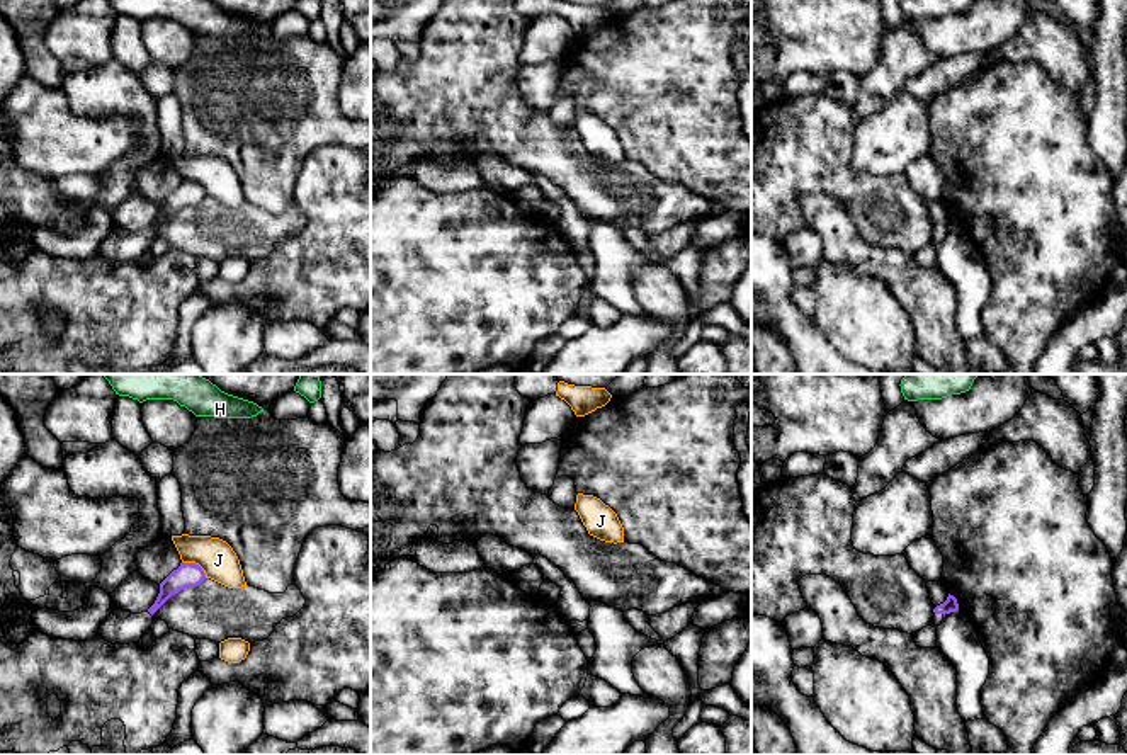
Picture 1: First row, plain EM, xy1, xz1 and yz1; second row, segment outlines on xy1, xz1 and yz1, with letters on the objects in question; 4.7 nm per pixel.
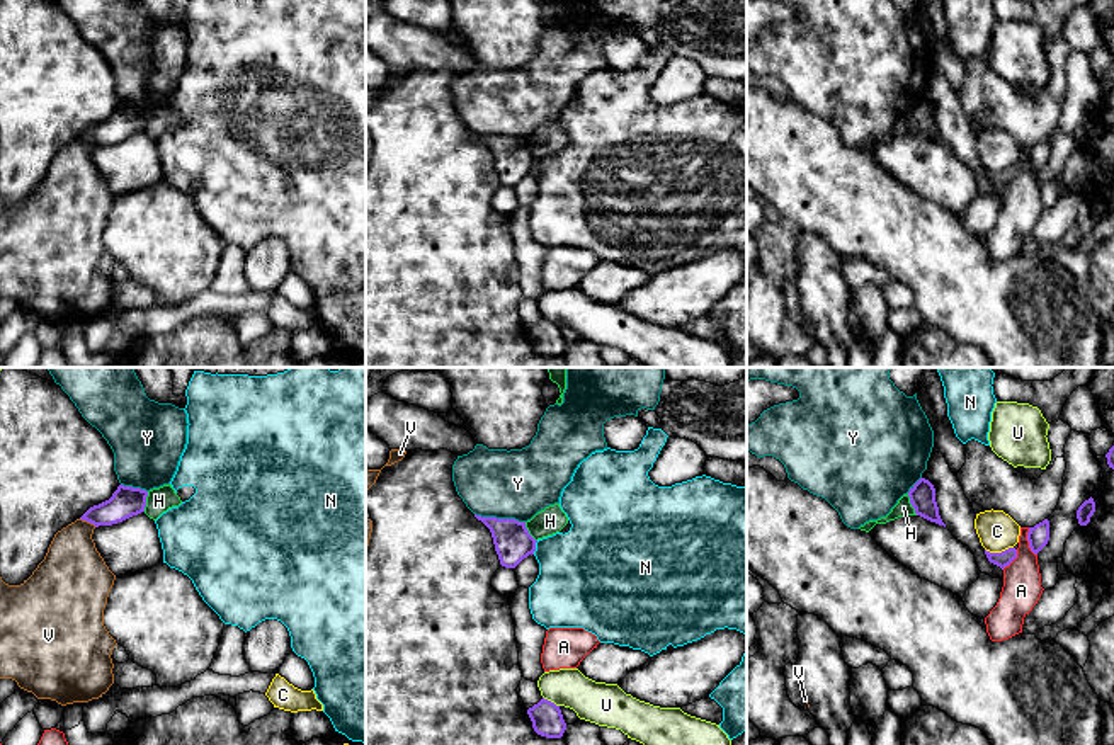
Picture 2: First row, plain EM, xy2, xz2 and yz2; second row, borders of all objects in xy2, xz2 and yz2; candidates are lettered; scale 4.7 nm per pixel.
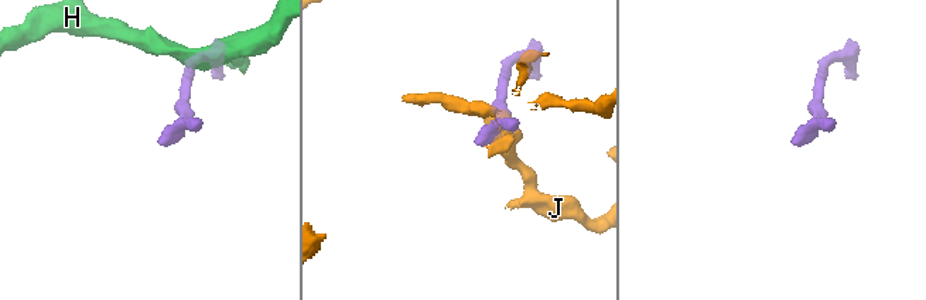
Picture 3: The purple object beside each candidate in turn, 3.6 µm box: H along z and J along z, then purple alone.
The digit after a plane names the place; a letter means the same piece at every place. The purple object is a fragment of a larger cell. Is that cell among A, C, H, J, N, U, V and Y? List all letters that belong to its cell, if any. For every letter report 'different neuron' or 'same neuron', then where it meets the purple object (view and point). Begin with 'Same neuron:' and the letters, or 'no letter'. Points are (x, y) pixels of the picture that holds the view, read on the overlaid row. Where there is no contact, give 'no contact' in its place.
Same neuron: no letter
A: different neuron; meets purple in yz2 at (1028, 540)
C: different neuron; meets purple in yz2 at (999, 553)
H: different neuron; meets purple in yz2 at (912, 504)
J: different neuron; meets purple in xy1 at (194, 563)
N: different neuron; meets purple in xz2 at (534, 548)
U: different neuron; meets purple in xz2 at (550, 701)
V: different neuron; meets purple in xy2 at (89, 521)
Y: different neuron; meets purple in xz2 at (500, 519)

